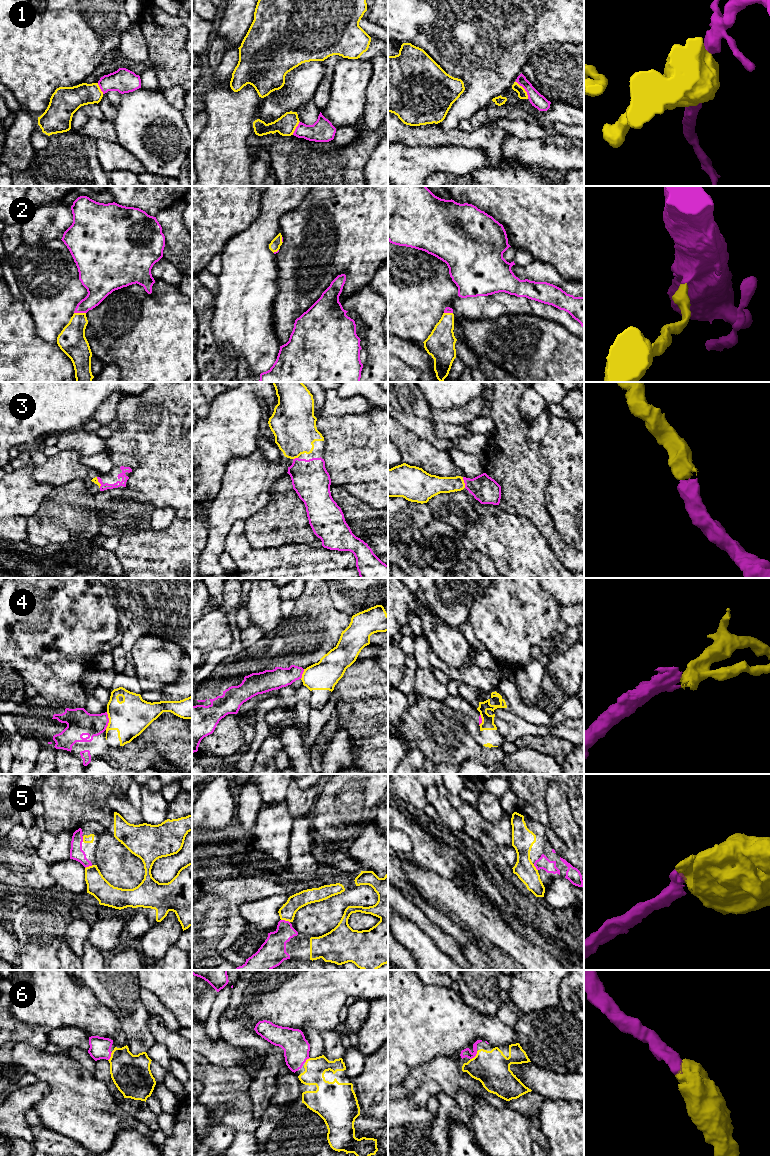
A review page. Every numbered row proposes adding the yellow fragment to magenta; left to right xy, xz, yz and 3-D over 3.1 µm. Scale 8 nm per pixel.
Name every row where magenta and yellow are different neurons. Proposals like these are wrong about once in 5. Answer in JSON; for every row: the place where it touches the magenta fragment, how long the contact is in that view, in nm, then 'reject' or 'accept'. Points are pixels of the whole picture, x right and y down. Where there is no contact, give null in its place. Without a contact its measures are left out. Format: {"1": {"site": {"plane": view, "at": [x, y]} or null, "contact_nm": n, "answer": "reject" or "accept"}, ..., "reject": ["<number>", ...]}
{"1": {"site": {"plane": "yz", "at": [524, 88]}, "contact_nm": 180, "answer": "accept"}, "2": {"site": {"plane": "xy", "at": [80, 312]}, "contact_nm": 100, "answer": "accept"}, "3": {"site": {"plane": "yz", "at": [464, 482]}, "contact_nm": 90, "answer": "accept"}, "4": {"site": {"plane": "xy", "at": [108, 721]}, "contact_nm": 140, "answer": "reject"}, "5": {"site": {"plane": "xz", "at": [284, 920]}, "contact_nm": 80, "answer": "accept"}, "6": {"site": {"plane": "yz", "at": [474, 1056]}, "contact_nm": 90, "answer": "accept"}, "reject": ["4"]}

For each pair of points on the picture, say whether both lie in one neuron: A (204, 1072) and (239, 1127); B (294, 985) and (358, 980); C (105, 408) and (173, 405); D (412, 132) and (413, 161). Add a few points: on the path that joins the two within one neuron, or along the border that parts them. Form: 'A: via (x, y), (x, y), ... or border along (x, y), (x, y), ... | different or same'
A: via (218, 1086), (239, 1107), (239, 1113) | same
B: via (310, 980), (342, 980) | same
C: border along (120, 398), (115, 418) | different
D: border along (398, 141), (409, 146), (436, 146) | different

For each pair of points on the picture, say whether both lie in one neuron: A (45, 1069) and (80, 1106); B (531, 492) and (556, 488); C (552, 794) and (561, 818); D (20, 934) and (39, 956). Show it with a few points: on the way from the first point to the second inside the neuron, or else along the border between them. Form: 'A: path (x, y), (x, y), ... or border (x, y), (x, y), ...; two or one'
A: path (54, 1078), (73, 1097); one
B: border (551, 467), (545, 492), (548, 513); two
C: path (556, 800), (559, 812); one
D: path (25, 940), (25, 944), (33, 950); one

